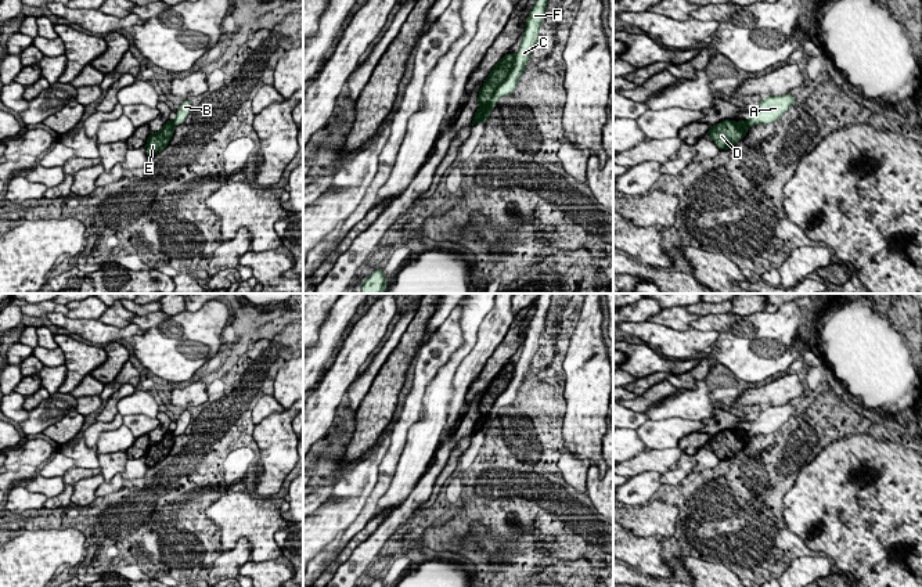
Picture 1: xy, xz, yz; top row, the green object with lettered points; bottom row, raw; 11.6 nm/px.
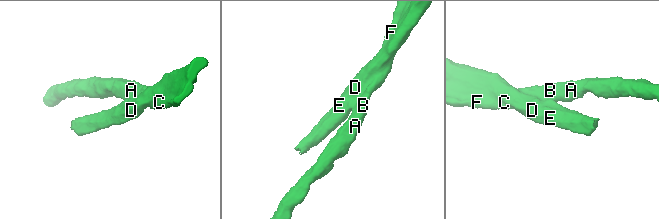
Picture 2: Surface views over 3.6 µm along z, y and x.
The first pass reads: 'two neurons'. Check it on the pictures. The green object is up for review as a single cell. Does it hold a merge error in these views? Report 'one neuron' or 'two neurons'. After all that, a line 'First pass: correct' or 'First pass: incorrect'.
two neurons
First pass: correct

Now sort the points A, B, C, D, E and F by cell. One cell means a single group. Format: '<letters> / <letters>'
A B C F / D E

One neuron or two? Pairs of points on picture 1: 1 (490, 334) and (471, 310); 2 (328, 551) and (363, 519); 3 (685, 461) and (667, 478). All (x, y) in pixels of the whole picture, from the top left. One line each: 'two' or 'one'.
1: two
2: two
3: one

